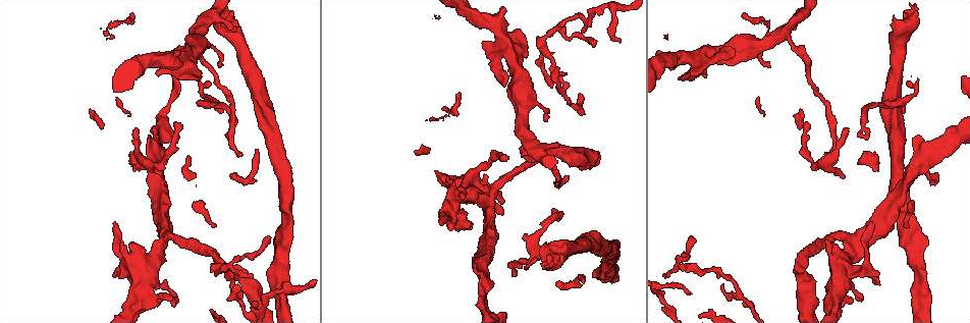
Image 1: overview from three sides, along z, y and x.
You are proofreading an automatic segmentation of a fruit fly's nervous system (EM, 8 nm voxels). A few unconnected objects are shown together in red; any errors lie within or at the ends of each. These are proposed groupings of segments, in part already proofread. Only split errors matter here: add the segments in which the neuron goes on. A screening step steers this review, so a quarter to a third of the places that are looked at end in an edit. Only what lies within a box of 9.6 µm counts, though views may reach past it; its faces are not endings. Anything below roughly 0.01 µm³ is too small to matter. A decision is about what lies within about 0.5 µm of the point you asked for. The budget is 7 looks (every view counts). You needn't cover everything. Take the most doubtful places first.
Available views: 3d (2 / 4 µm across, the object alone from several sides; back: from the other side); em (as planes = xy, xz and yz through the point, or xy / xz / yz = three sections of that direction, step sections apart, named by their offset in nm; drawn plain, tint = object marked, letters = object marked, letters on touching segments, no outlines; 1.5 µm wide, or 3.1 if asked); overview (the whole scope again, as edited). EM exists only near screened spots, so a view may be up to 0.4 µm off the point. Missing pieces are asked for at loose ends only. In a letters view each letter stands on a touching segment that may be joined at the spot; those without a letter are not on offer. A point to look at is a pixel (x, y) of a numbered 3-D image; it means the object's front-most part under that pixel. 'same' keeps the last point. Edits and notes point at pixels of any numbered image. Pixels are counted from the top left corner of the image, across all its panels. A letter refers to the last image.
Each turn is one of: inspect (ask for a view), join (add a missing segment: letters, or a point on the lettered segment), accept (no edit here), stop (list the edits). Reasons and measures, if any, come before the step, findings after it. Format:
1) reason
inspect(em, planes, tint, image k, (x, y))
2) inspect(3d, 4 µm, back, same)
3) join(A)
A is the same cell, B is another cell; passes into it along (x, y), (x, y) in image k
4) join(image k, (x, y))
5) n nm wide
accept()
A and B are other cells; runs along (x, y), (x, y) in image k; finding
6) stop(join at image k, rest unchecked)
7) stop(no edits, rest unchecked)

tapers out
inspect(3d, 4 µm, back, image 1, (826, 153))

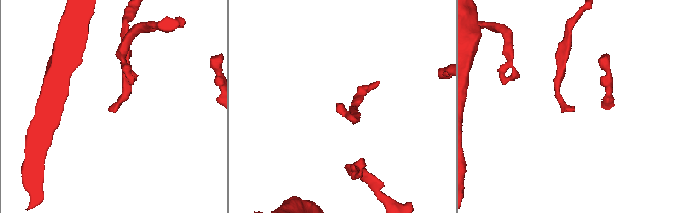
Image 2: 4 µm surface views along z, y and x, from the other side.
inspect(em, planes, letters, image 2, (108, 110))

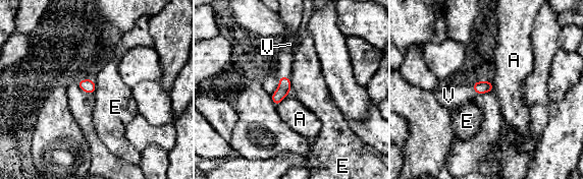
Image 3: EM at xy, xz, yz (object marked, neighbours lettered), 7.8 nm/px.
join(image 3, (288, 46))
V is the same cell, A and E are other cells; passes into it along (284, 85), (280, 76), (288, 46) in image 3; it goes on there

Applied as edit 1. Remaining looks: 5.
tapers out
inspect(em, planes, letters, image 1, (583, 282))

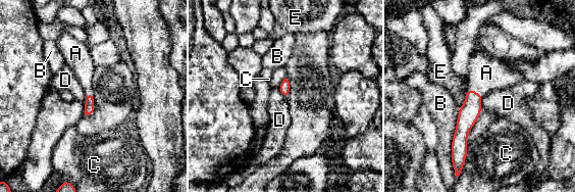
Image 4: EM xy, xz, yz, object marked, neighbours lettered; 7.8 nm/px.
80 nm wide
join(image 4, (486, 73))
A is the same cell, B, C, D and E are other cells; passes into it along (469, 112), (474, 91), (486, 73) in image 4; the neuron continues

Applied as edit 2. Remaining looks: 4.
inspect(overview)

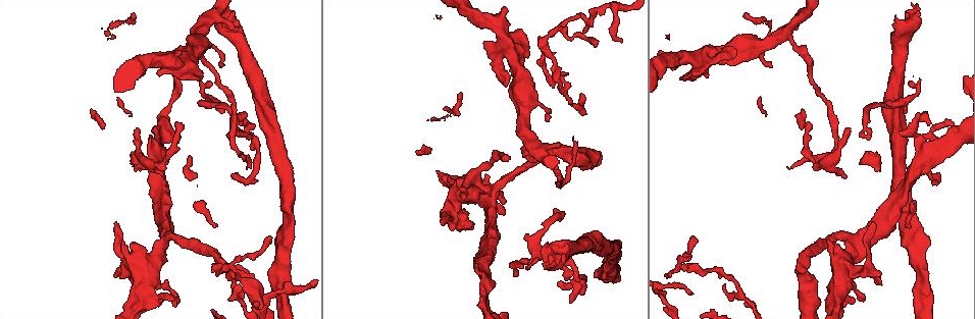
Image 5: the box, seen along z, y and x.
inspect(em, xy, step 8, letters, image 5, (270, 237))

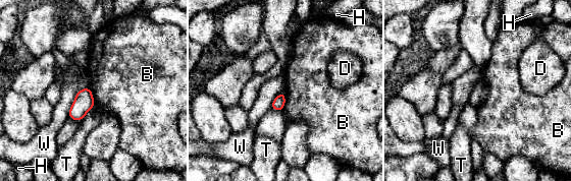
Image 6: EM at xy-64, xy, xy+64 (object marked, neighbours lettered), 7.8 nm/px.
accept()
B, D, H, T and W are other cells; border along (88, 86), (95, 104) in image 6; no lettered segment goes on from it

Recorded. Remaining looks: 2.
stop(join at image 3, join at image 4, rest unchecked)

